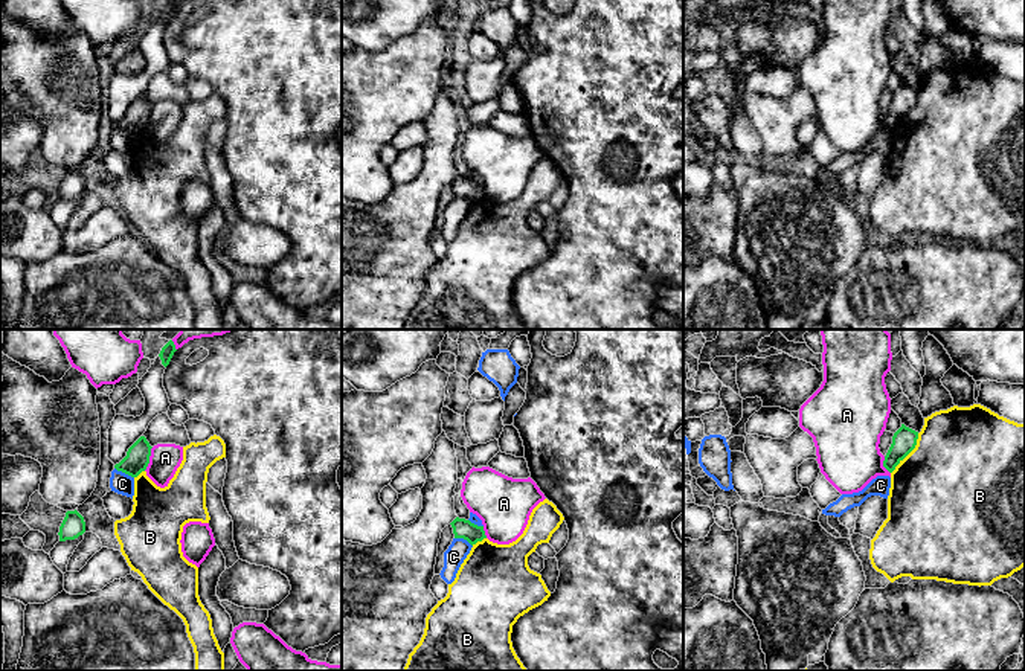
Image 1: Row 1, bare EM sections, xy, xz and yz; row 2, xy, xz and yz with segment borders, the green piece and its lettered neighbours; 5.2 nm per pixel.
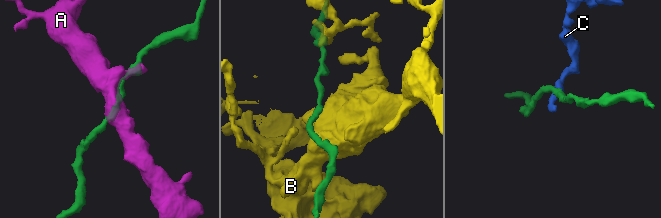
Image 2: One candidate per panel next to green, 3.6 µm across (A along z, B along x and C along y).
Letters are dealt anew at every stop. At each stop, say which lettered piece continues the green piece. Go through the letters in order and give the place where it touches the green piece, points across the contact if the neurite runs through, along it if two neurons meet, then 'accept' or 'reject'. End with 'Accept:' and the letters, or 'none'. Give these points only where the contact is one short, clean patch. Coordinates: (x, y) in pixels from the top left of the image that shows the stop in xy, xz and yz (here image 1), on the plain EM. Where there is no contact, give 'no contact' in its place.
A: meets green in xy at (148, 118); reject
B: meets green in yz at (909, 110); reject
C: meets green in xy at (124, 130); border along xy (115, 125), (133, 136); reject
Accept: none

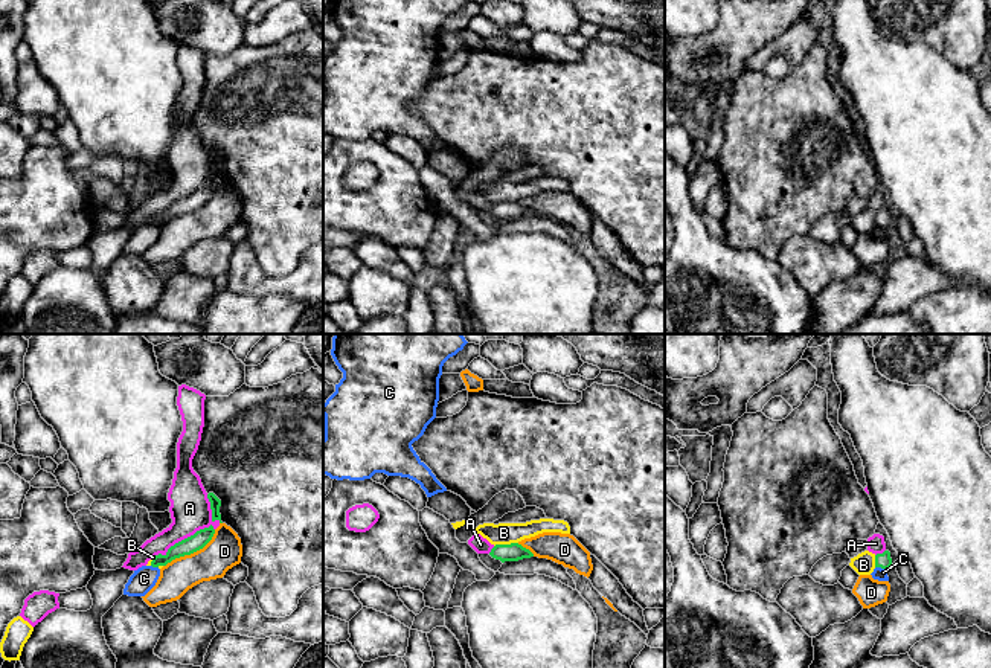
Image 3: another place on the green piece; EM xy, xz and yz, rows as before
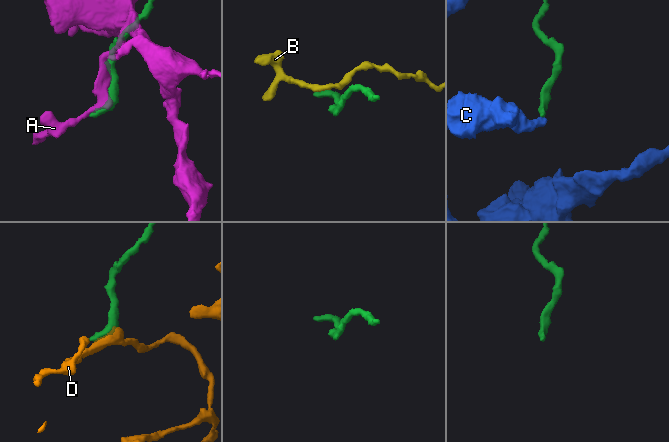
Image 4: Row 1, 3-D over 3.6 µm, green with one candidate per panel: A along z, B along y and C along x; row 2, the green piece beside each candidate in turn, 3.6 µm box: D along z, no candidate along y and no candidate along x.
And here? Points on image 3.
A: meets green in xy at (197, 189); reject
B: meets green in xz at (505, 203); border along xz (517, 200), (494, 205); reject
C: meets green in yz at (881, 226); border along yz (875, 224), (886, 228); reject
D: meets green in xy at (191, 211); border along xy (215, 188), (214, 194), (202, 206), (176, 215), (163, 224); reject
Accept: none

